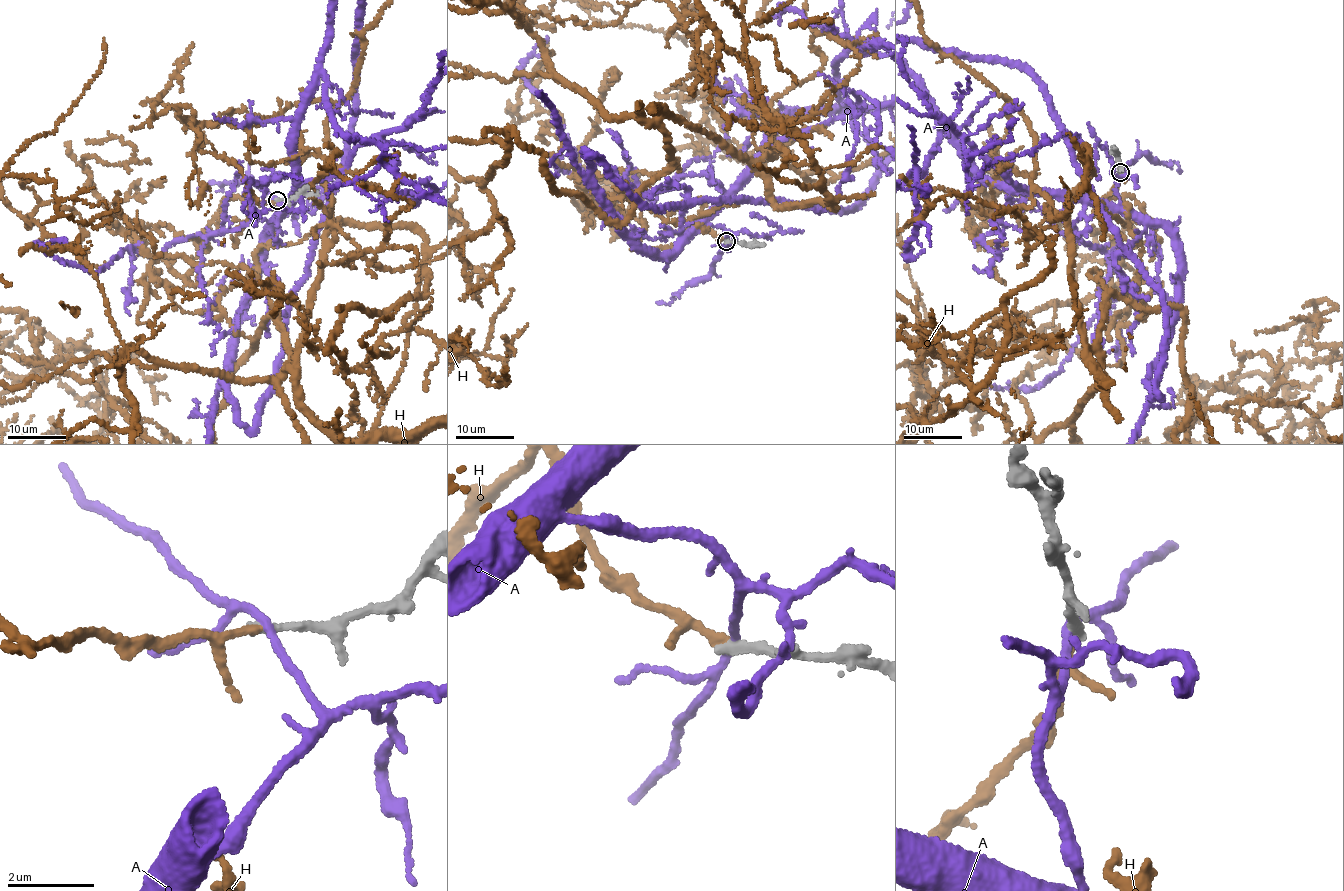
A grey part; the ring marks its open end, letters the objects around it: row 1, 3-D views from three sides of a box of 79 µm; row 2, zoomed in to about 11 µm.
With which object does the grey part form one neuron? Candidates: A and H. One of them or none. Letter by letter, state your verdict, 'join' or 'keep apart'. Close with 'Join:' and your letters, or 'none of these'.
A: keep apart
H: join
Join: H

